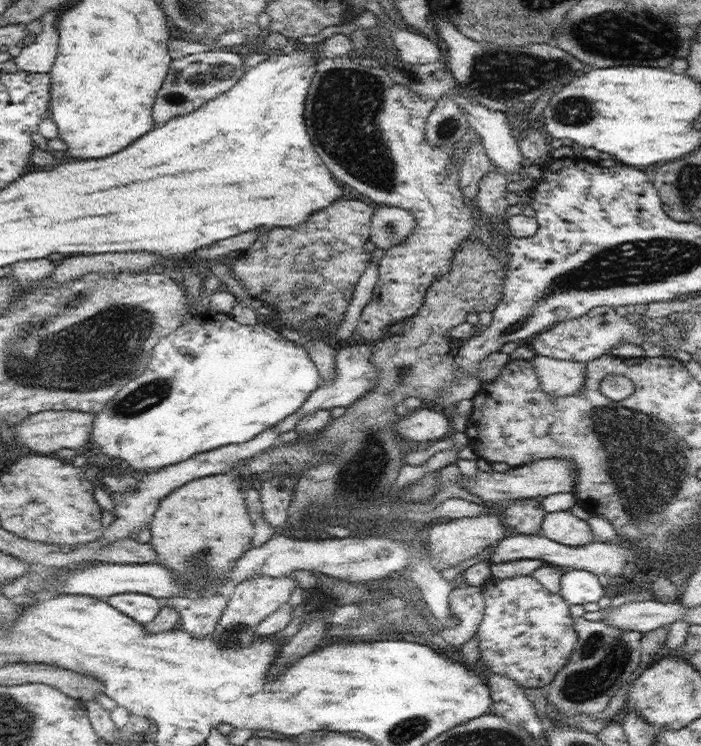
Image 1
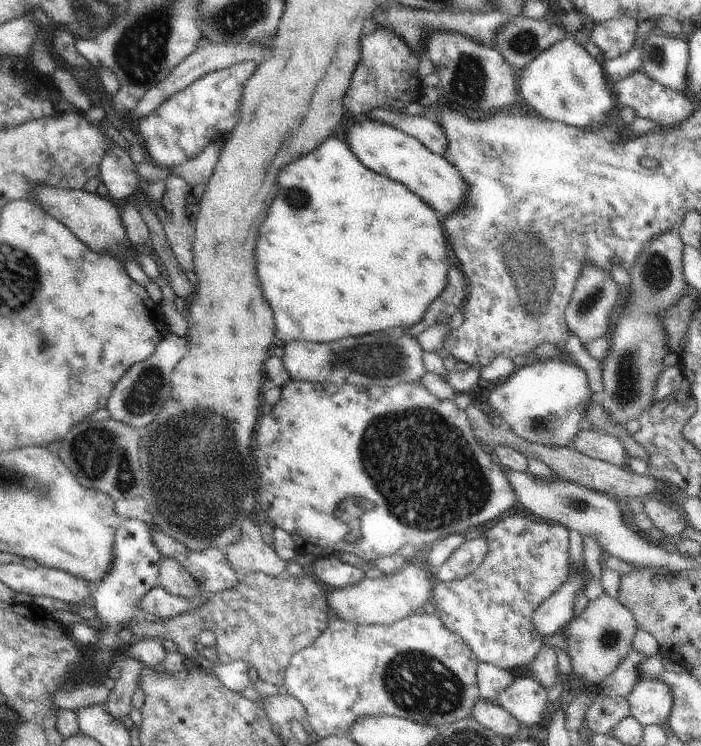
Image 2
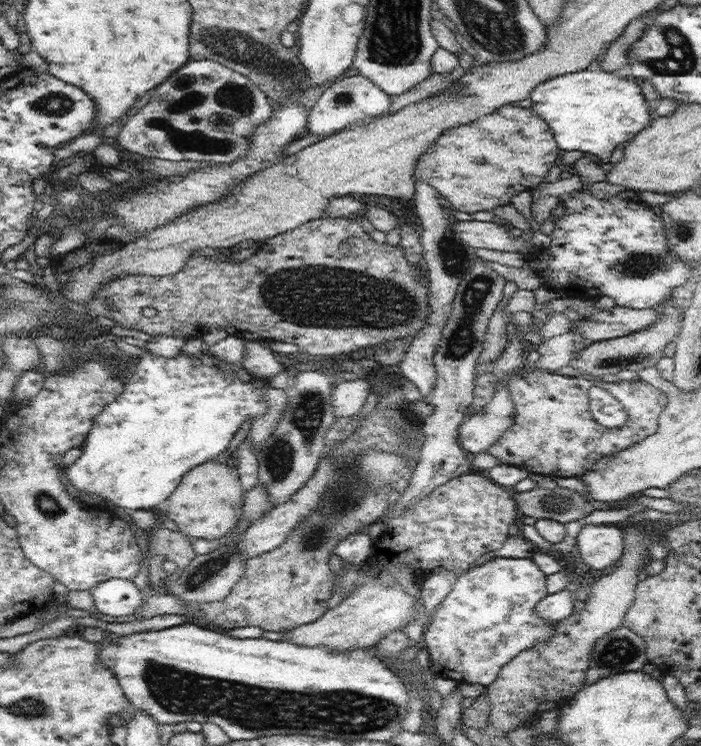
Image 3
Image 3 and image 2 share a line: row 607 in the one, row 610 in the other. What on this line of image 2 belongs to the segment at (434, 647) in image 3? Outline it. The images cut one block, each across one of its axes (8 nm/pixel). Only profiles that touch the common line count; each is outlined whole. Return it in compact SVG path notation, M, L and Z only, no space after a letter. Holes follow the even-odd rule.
M531 515L500 518L485 532L488 552L474 572L464 576L462 580L433 581L431 598L434 599L435 614L450 632L458 634L466 642L480 663L494 664L508 671L518 670L522 666L530 667L543 643L543 636L532 626L532 616L536 608L554 592L558 592L568 580L569 534L565 526L538 520Z

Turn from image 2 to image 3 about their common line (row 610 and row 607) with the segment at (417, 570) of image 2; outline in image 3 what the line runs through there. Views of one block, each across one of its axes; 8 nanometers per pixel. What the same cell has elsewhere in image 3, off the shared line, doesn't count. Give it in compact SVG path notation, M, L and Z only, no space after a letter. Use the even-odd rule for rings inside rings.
M379 580L376 582L365 582L359 586L352 594L342 600L339 605L333 609L327 609L326 613L317 621L310 624L303 624L296 628L285 631L285 640L293 642L300 646L327 646L336 652L344 652L353 648L371 648L374 649L377 642L389 632L396 629L403 629L410 620L414 619L416 614L416 600L404 588L398 584L384 586Z

